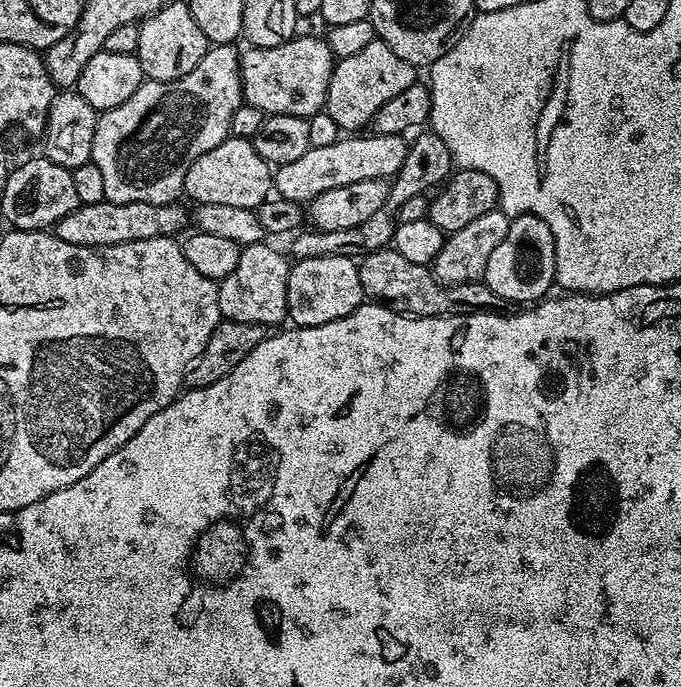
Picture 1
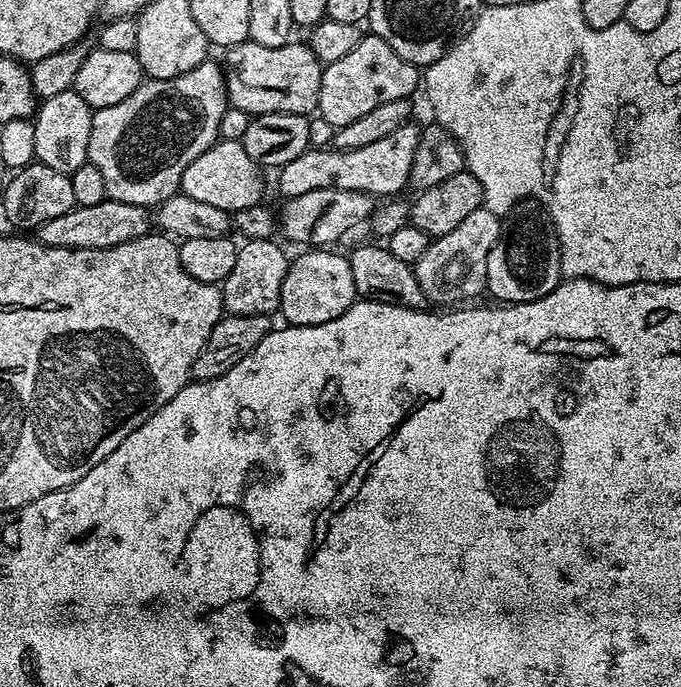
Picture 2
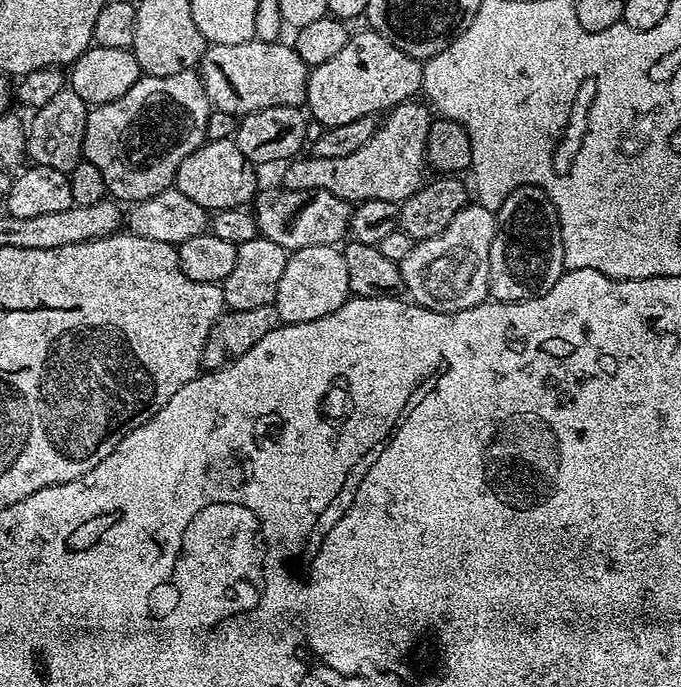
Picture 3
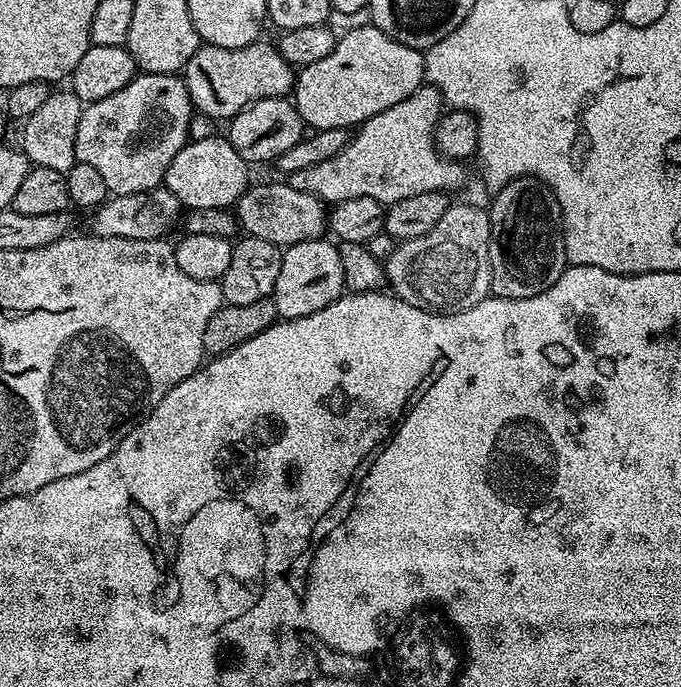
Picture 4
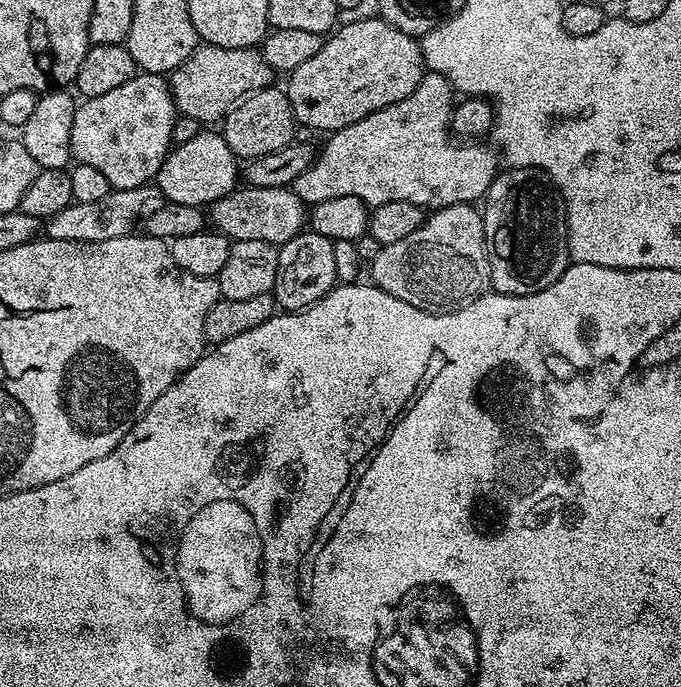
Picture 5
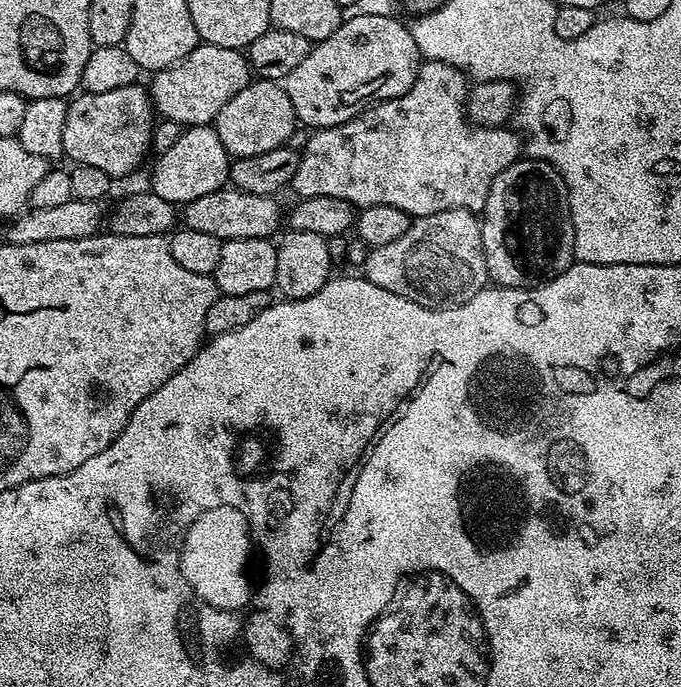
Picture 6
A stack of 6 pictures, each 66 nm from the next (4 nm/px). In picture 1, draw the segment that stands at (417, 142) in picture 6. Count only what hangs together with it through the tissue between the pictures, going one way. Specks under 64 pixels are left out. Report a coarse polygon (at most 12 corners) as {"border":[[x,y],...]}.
{"border":[[348,134],[275,169],[275,195],[304,206],[338,186],[388,180],[409,141]]}

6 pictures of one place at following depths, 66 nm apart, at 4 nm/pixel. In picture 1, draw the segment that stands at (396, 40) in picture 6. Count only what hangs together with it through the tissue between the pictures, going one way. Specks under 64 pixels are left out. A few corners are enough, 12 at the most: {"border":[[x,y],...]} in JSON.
{"border":[[377,38],[335,61],[324,108],[340,130],[371,125],[417,69]]}

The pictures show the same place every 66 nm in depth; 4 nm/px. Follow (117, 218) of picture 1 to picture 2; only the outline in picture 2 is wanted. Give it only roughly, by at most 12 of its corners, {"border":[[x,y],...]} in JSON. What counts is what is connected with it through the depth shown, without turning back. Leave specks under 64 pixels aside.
{"border":[[76,206],[35,229],[55,248],[122,246],[153,231],[149,209]]}

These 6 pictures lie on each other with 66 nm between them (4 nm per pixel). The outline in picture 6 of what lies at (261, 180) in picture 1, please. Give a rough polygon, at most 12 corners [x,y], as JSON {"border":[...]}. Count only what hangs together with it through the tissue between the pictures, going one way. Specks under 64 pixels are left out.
{"border":[[188,126],[157,155],[150,190],[183,206],[225,187],[215,127]]}

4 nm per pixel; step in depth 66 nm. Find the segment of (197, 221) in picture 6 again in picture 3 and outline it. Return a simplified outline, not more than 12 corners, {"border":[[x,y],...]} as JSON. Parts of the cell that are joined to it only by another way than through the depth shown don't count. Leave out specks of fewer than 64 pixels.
{"border":[[330,190],[257,191],[257,233],[293,253],[336,246],[353,205]]}

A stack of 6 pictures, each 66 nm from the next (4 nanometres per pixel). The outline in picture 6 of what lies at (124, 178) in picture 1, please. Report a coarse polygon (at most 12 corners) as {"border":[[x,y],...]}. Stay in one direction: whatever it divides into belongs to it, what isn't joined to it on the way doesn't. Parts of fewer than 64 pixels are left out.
{"border":[[134,83],[69,103],[73,165],[130,175],[152,148],[154,101]]}

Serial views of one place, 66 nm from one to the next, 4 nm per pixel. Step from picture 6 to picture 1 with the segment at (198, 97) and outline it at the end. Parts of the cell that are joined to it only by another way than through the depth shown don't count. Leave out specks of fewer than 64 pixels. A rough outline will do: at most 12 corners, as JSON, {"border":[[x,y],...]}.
{"border":[[297,35],[240,57],[243,103],[269,116],[324,108],[327,39]]}

